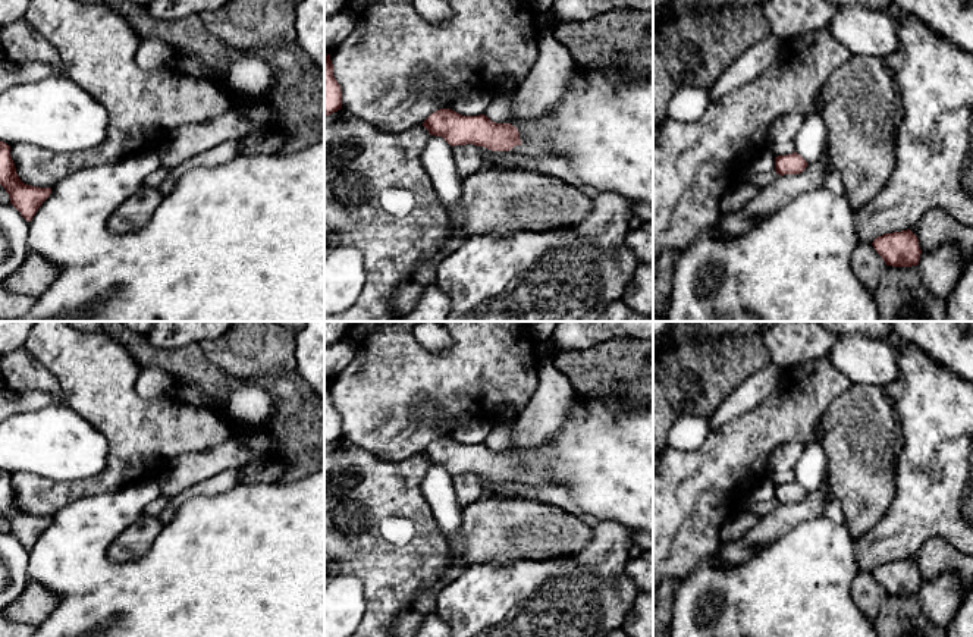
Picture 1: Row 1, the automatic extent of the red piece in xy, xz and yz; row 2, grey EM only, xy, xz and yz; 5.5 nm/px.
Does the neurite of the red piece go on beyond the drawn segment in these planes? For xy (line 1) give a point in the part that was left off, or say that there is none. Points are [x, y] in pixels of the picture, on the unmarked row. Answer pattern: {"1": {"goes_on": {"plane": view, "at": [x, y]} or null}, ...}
{"1": {"goes_on": null}}

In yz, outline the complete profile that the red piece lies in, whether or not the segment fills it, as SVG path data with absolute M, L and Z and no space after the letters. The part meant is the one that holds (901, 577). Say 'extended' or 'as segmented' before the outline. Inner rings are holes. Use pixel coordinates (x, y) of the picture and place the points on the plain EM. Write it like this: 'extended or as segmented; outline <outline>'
as segmented; outline M910 558L878 565L872 574L886 594L911 596L919 593L922 578L917 565Z

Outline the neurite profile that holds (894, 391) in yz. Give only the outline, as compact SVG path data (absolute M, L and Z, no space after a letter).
M901 377L883 387L883 392L886 393L892 404L895 404L903 396L904 390L905 385Z

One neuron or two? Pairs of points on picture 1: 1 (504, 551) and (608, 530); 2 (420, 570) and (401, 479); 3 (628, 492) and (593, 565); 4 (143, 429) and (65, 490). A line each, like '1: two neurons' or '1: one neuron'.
1: two neurons
2: one neuron
3: two neurons
4: one neuron

